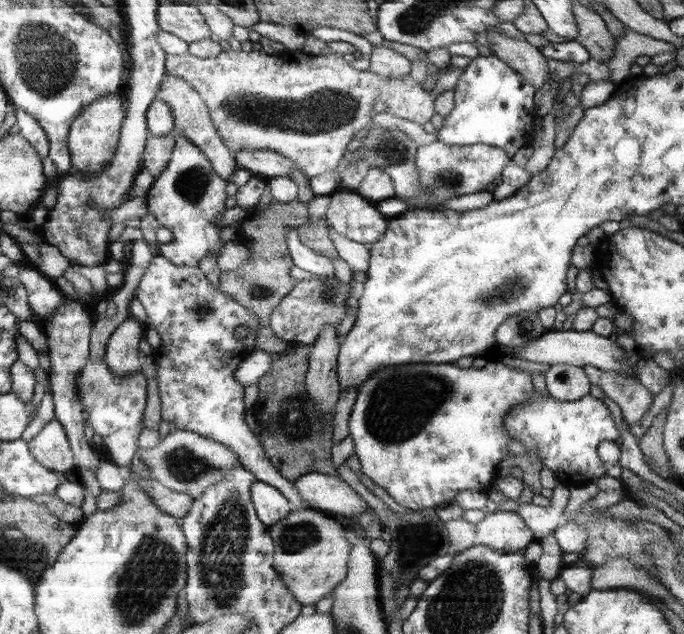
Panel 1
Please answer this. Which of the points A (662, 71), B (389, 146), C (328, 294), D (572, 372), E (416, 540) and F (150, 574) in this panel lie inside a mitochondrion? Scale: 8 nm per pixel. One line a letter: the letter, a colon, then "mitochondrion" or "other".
A: other
B: mitochondrion
C: mitochondrion
D: other
E: mitochondrion
F: mitochondrion

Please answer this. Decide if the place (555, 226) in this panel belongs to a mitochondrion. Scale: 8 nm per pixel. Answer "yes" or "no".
no

